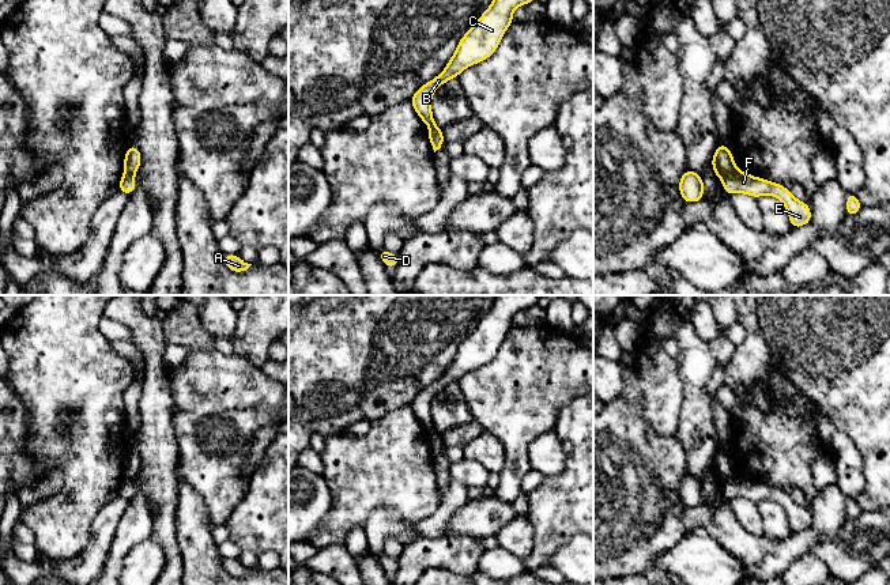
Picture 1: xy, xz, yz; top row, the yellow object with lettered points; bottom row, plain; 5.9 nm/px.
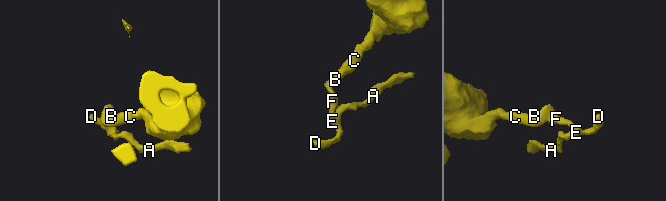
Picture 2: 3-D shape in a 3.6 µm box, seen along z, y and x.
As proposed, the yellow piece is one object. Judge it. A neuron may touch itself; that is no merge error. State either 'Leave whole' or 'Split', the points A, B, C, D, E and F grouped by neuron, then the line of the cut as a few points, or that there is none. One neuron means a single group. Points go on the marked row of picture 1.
Split. Groups: A D E F / B C. Split along yz (735, 169), (721, 180)

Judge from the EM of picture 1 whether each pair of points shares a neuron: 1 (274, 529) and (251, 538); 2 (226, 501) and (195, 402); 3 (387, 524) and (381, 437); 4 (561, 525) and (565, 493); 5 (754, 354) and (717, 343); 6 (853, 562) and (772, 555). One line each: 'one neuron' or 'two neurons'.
1: one neuron
2: one neuron
3: two neurons
4: one neuron
5: two neurons
6: one neuron

